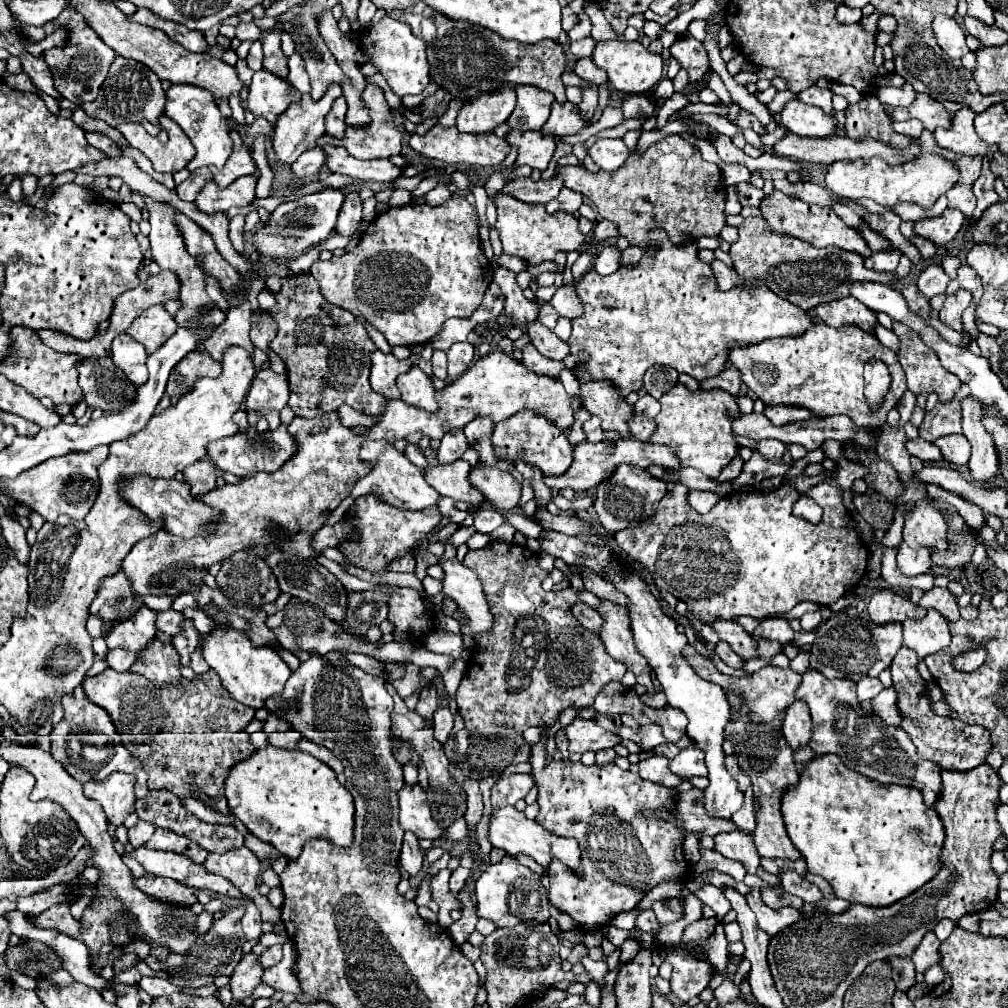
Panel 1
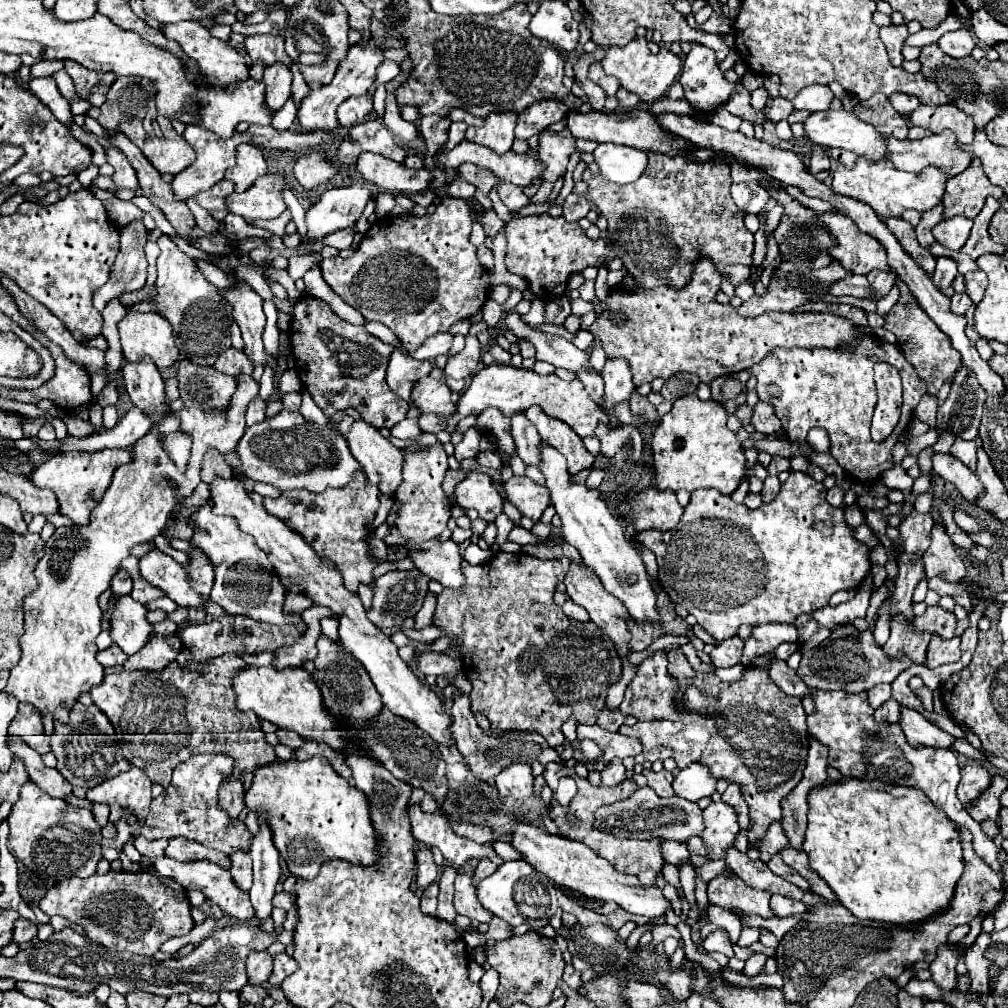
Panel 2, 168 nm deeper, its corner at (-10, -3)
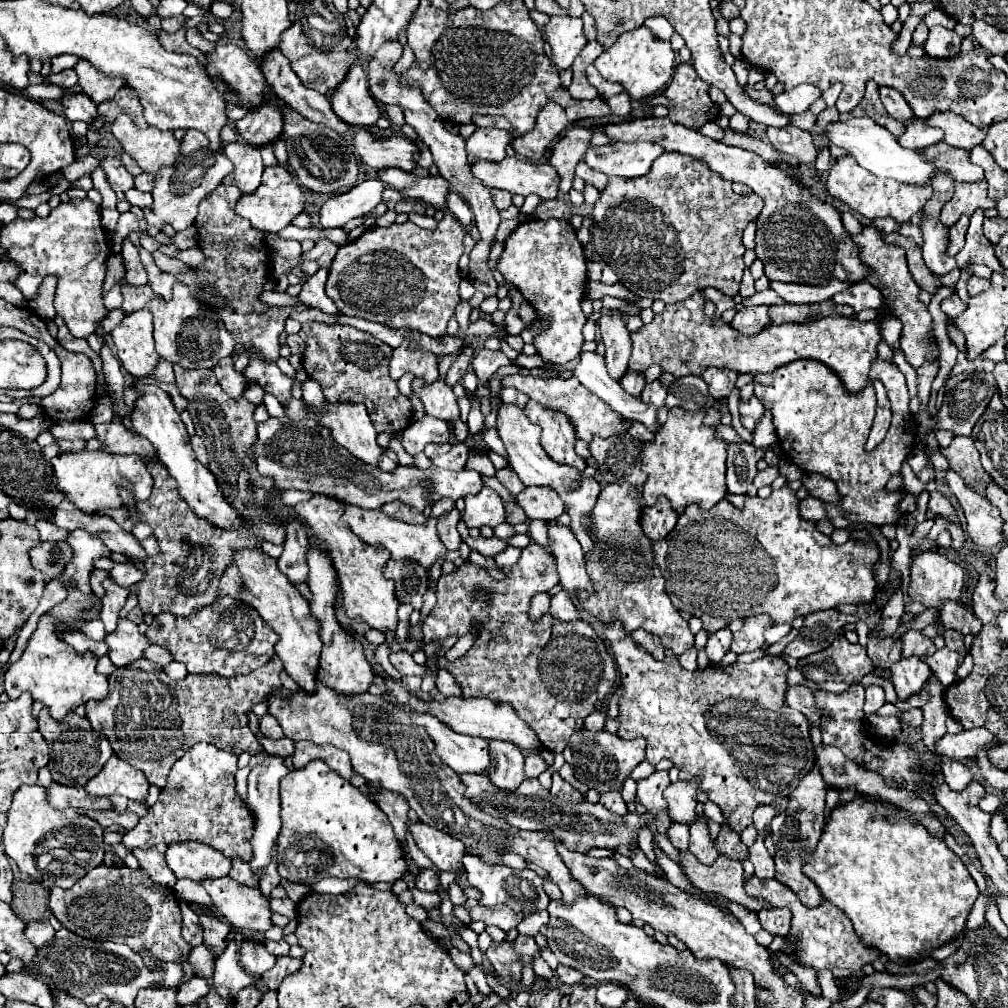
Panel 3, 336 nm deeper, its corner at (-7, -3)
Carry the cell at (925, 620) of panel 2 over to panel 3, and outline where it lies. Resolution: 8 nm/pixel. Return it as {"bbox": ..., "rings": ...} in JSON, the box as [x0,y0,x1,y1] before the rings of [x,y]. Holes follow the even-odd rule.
{"bbox":[903,630,935,656],"rings":[[[907,630],[903,634],[903,656],[931,656],[935,652],[935,644],[919,630]]]}

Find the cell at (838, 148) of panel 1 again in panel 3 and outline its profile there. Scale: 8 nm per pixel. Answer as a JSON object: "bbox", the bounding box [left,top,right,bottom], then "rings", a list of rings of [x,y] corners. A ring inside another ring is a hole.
{"bbox":[919,142,983,182],"rings":[[[937,142],[933,146],[921,148],[919,154],[933,166],[937,174],[949,174],[957,182],[975,182],[983,178],[983,168],[969,160],[969,152]]]}

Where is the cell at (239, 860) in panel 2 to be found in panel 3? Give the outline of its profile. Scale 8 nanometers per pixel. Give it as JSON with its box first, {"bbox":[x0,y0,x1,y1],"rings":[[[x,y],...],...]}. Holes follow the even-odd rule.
{"bbox":[229,858,259,888],"rings":[[[239,858],[233,860],[233,868],[231,868],[229,876],[231,876],[233,880],[237,880],[239,884],[243,884],[243,886],[253,886],[253,888],[259,886],[257,878],[251,878],[251,868],[249,868],[249,864],[243,862],[243,860],[239,860]]]}

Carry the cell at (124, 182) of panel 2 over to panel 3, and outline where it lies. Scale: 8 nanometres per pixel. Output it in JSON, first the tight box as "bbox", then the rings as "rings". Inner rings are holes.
{"bbox":[101,158,133,192],"rings":[[[101,158],[101,168],[115,192],[127,192],[133,188],[133,176],[127,172],[119,158]]]}

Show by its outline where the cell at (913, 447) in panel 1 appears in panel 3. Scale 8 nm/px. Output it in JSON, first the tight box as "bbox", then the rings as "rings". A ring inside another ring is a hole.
{"bbox":[945,470,1005,546],"rings":[[[947,470],[945,474],[945,482],[949,486],[949,490],[957,496],[963,514],[965,514],[965,530],[967,536],[977,544],[977,546],[995,546],[999,542],[1003,542],[1005,538],[1001,536],[1001,516],[999,510],[987,500],[983,498],[977,490],[969,488],[963,478],[959,474],[955,474],[955,470]]]}

